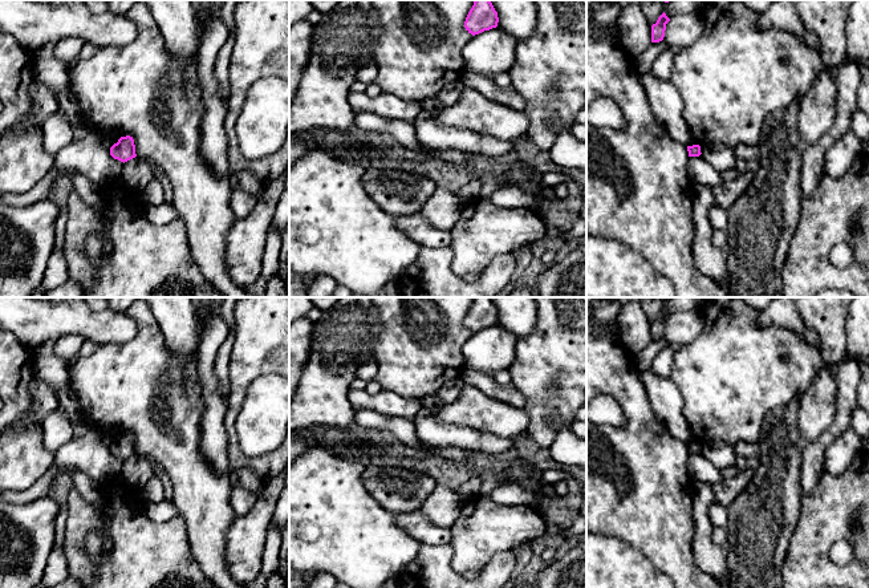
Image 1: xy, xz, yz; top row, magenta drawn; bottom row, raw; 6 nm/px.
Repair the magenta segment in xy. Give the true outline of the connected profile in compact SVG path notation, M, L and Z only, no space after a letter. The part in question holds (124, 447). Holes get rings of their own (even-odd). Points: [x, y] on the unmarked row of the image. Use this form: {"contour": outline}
{"contour": "M121 434L118 439L110 445L110 453L123 461L135 455L137 451L133 434Z"}

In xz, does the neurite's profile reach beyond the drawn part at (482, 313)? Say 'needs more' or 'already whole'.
already whole

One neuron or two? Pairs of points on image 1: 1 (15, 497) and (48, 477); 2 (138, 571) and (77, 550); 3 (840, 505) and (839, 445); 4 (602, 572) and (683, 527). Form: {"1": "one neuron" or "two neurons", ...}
{"1": "one neuron", "2": "one neuron", "3": "two neurons", "4": "two neurons"}

